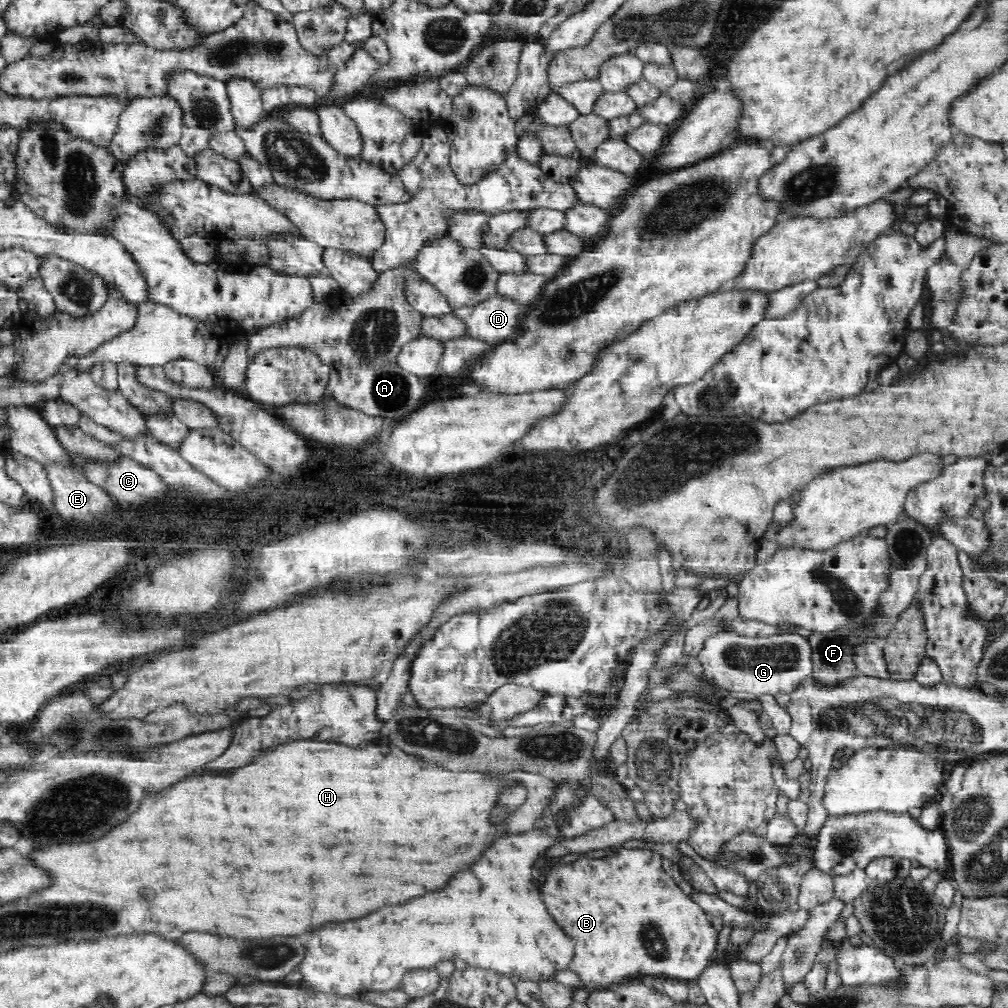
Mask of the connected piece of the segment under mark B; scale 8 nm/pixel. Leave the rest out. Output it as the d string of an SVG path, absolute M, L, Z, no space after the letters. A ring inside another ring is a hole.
M618 847L618 852L614 852L612 856L603 858L584 858L583 855L566 858L565 860L554 862L550 865L546 874L541 877L539 887L541 891L541 899L547 908L548 914L552 916L553 922L561 928L561 931L568 936L569 942L572 943L573 951L571 959L567 964L567 968L576 972L582 985L590 989L599 989L604 987L612 987L616 984L623 984L633 979L640 980L644 976L653 976L655 974L663 974L664 978L676 979L686 983L695 982L701 972L713 961L712 954L716 950L718 944L718 930L715 930L712 923L708 921L706 912L692 900L690 895L686 895L682 888L670 877L662 868L662 856L646 848L624 848Z

